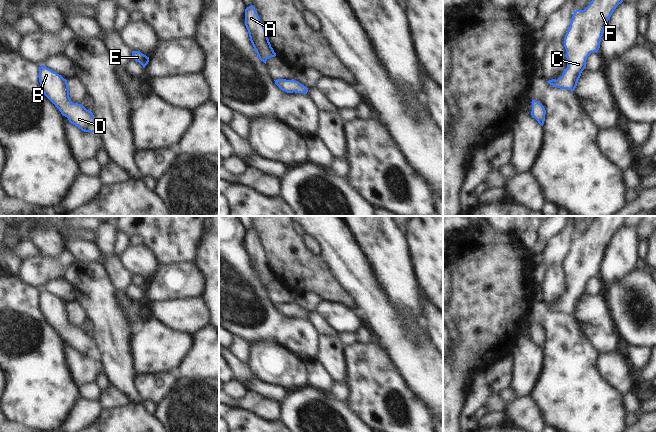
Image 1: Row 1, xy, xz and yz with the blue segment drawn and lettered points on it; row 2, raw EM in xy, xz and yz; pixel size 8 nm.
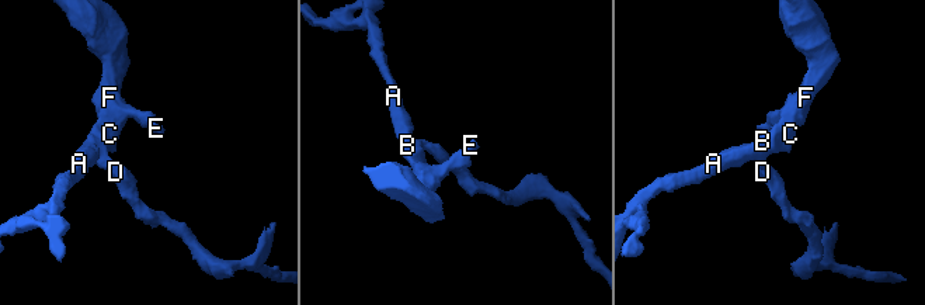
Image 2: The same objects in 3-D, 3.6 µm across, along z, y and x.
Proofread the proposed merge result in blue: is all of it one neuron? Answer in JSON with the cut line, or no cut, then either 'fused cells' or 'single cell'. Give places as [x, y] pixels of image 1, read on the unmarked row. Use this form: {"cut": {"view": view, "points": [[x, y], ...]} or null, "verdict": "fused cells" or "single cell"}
{"cut": null, "verdict": "single cell"}

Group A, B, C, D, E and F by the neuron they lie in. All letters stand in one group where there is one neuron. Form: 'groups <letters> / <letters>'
groups A B C D E F

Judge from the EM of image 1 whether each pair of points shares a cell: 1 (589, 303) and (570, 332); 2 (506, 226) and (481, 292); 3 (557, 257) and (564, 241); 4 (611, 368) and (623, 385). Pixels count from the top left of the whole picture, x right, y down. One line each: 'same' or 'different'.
1: different
2: different
3: same
4: same

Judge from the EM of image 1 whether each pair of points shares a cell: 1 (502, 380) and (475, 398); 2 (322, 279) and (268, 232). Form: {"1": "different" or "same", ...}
{"1": "same", "2": "same"}

